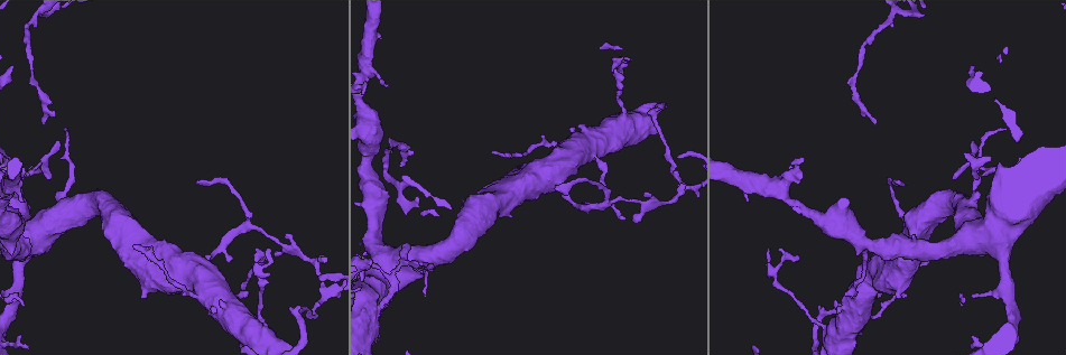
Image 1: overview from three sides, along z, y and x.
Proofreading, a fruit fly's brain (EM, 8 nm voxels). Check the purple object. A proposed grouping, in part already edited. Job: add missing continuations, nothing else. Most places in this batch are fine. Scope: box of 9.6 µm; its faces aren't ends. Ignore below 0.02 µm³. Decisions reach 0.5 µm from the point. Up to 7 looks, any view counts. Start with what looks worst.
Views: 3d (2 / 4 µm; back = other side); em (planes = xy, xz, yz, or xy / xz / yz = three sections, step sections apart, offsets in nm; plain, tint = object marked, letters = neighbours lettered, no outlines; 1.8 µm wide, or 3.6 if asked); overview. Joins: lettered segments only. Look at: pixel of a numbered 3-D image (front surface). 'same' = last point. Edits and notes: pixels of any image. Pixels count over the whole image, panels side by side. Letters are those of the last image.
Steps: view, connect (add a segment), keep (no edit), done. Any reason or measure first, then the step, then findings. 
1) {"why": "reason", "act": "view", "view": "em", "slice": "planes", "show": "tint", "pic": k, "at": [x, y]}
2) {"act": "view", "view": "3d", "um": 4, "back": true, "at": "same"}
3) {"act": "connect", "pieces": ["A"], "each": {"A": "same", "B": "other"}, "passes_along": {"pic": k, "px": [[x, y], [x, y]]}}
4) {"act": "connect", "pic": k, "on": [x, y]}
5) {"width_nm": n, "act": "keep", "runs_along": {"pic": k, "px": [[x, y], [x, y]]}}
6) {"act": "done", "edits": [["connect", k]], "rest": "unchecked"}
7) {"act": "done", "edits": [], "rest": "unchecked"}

{"why": "end of a long branch", "act": "view", "view": "em", "um": 3.6, "slice": "xy", "step": 16, "show": "tint", "pic": 1, "at": [972, 67]}

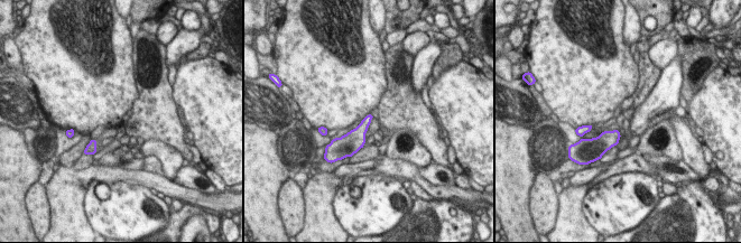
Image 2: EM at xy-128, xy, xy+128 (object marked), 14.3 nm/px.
{"act": "view", "view": "em", "um": 3.6, "slice": "xy", "step": 16, "show": "letters", "at": "same"}

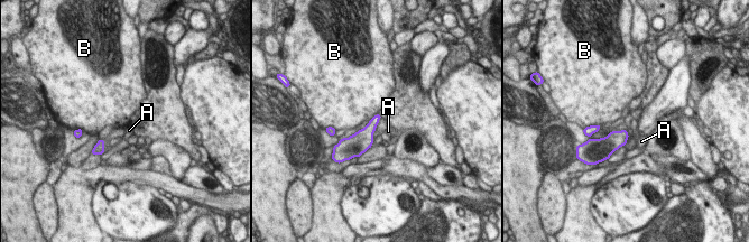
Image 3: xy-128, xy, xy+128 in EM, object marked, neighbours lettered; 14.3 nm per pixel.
{"act": "keep", "each": {"A": "other", "B": "other"}, "found": "none of them fits"}

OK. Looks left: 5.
{"why": "branch stops here", "act": "view", "view": "3d", "um": 2, "pic": 1, "at": [401, 166]}

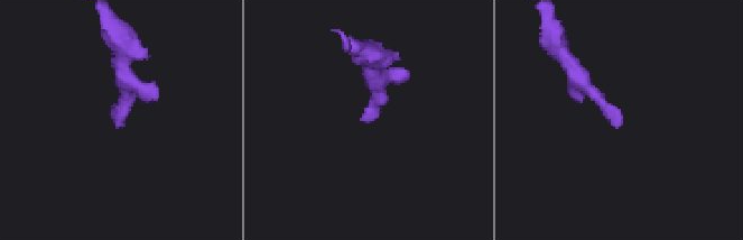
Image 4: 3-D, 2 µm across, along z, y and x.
{"why": "now the EM", "act": "view", "view": "em", "slice": "planes", "show": "letters", "pic": 4, "at": [371, 122]}

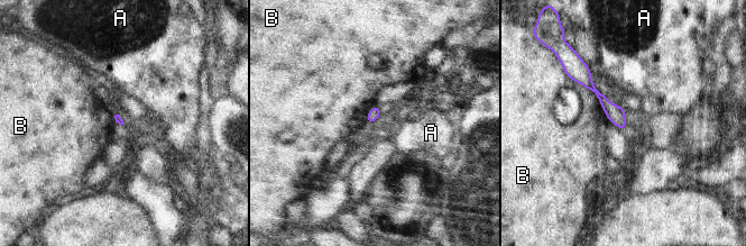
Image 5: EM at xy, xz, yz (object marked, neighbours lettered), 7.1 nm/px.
{"act": "keep", "each": {"A": "other", "B": "other"}, "runs_along": {"pic": 5, "px": [[583, 70], [586, 81], [622, 126]]}, "found": "none of them fits"}

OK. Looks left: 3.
{"act": "view", "view": "em", "um": 3.6, "slice": "planes", "show": "letters", "pic": 1, "at": [143, 297]}

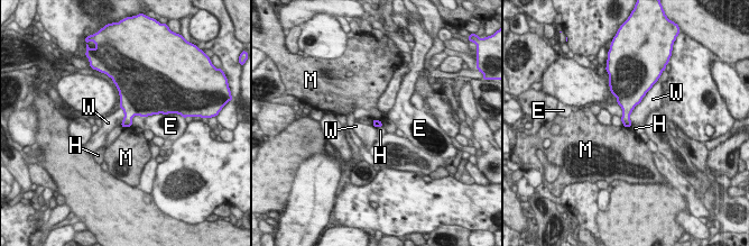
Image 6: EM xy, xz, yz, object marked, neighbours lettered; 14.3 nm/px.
{"act": "keep", "each": {"E": "other", "H": "other", "M": "other", "W": "other"}, "border": {"pic": 6, "px": [[130, 126], [123, 128]]}, "found": "none of them fits"}

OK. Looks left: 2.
{"act": "done", "edits": [], "rest": "unchecked"}

